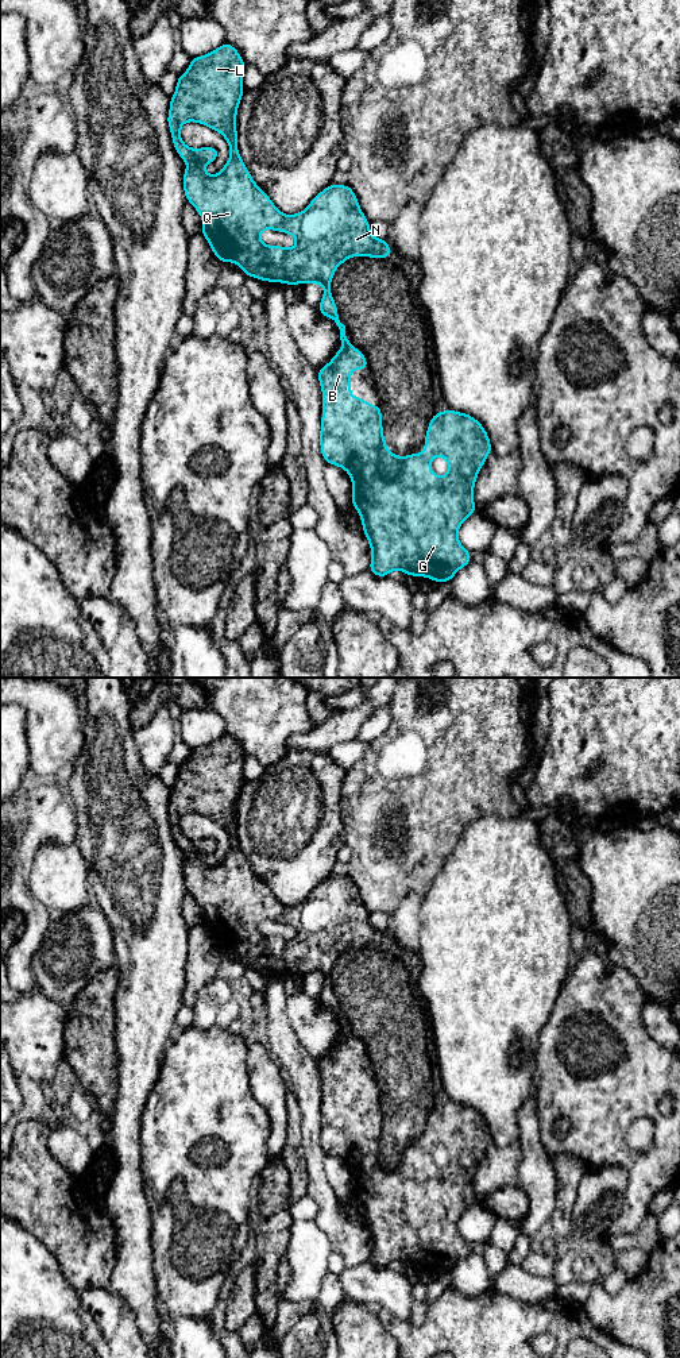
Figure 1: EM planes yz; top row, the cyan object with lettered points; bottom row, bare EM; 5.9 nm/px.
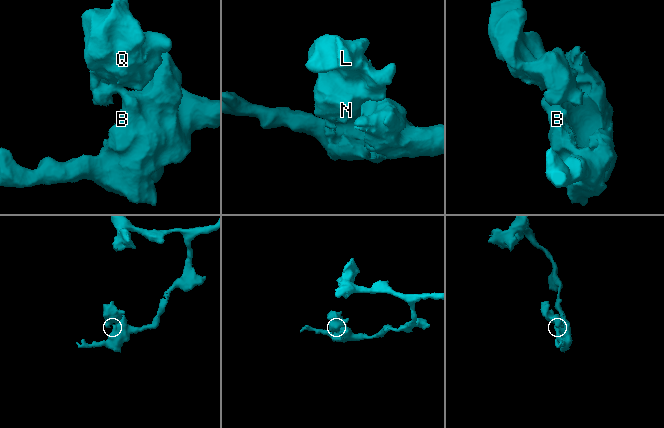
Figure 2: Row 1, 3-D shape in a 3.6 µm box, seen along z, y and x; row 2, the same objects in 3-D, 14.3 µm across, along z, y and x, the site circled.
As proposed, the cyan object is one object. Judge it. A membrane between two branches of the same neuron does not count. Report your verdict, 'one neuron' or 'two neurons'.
one neuron

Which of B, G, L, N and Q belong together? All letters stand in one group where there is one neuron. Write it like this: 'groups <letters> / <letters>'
groups B G L N Q

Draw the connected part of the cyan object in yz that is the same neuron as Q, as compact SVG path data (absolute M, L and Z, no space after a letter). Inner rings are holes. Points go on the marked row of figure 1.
M225 42L209 54L190 58L189 69L177 78L167 124L175 151L188 163L183 171L185 197L202 217L201 232L221 263L237 263L247 277L264 282L320 283L324 288L318 309L339 327L343 347L317 371L322 390L321 455L327 463L344 468L351 477L352 508L360 514L372 555L368 568L376 576L402 570L416 578L451 582L461 567L471 563L471 553L460 544L457 531L476 512L474 486L487 455L492 452L488 435L471 414L448 408L432 416L422 454L395 456L385 450L387 441L383 439L379 404L371 405L351 394L351 371L367 370L368 363L363 351L349 344L331 293L331 281L335 270L348 258L387 259L393 251L387 240L376 239L370 232L370 221L348 185L331 184L302 212L283 215L255 184L237 148L236 113L244 92L244 66L239 51ZM186 121L208 126L225 138L231 157L219 174L209 175L204 169L205 163L217 159L216 147L190 148L182 142L181 126ZM263 229L289 234L297 239L297 244L293 248L267 246L260 240ZM434 456L448 460L448 474L443 478L430 470Z

